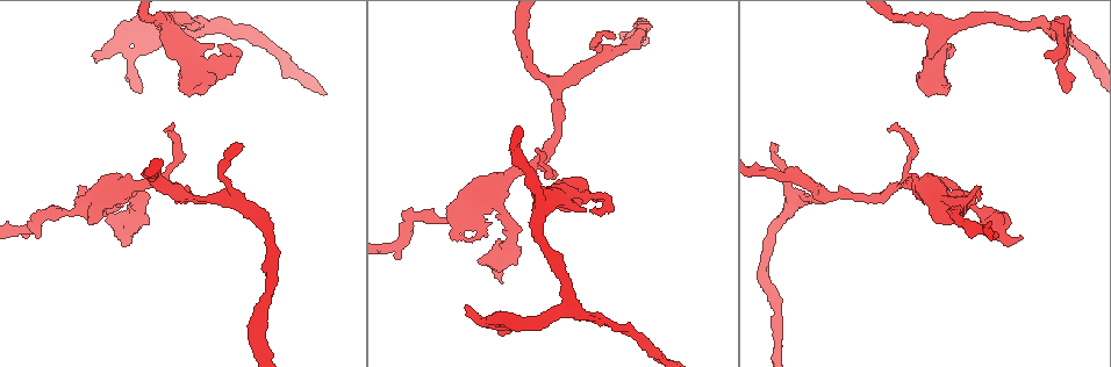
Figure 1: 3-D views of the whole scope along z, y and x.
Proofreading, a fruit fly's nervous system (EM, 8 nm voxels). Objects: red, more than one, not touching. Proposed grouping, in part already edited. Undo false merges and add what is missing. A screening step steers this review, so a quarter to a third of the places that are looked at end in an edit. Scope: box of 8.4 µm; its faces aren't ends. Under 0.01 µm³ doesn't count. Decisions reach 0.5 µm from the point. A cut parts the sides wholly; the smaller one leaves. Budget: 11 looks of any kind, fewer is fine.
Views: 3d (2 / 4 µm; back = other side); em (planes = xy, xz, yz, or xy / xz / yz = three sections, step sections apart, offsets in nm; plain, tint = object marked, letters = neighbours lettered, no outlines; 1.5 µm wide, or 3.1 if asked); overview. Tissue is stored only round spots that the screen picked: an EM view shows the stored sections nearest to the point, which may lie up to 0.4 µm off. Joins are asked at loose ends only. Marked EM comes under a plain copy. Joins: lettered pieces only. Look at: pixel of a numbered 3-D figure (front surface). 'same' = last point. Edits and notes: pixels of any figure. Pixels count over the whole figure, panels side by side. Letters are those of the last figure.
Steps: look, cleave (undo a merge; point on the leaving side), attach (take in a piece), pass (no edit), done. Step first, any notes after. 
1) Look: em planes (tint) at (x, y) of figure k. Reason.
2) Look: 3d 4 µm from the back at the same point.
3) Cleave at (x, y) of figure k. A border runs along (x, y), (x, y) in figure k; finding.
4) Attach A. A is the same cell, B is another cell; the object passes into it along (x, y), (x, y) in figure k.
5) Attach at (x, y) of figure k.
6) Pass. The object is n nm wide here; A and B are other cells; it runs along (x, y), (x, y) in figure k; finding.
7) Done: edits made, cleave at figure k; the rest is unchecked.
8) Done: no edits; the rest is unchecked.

Look: 3d 4 µm from the back at (1046, 23) of figure 1. Three arms meet.

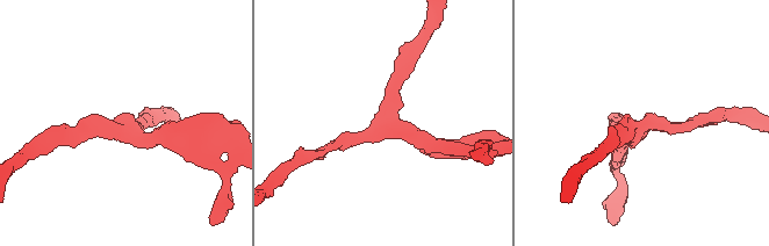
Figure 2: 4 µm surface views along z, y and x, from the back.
Look: em planes (tint) at (124, 128) of figure 2. 3 arms meet here; the arms are 170, 190, 280 nm wide; now the EM.

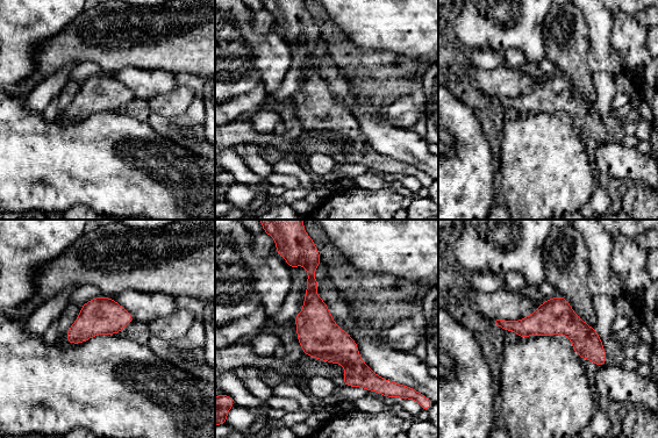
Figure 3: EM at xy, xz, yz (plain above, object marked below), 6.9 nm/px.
Look: em planes (letters) at the same point.

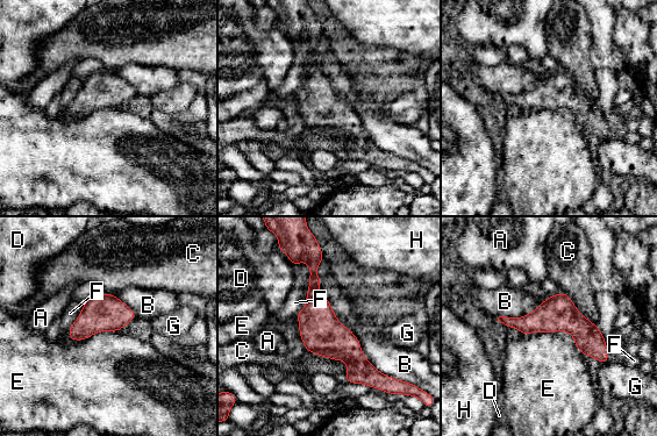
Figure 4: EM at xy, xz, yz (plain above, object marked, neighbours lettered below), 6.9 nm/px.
Pass. The longest contact is with B, 950 nm; A, B, C, D, E, F, G and H are other cells; all the same neuron.

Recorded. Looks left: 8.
Look: em xz step 8 (tint) at (1061, 65) of figure 1. Thin neck.

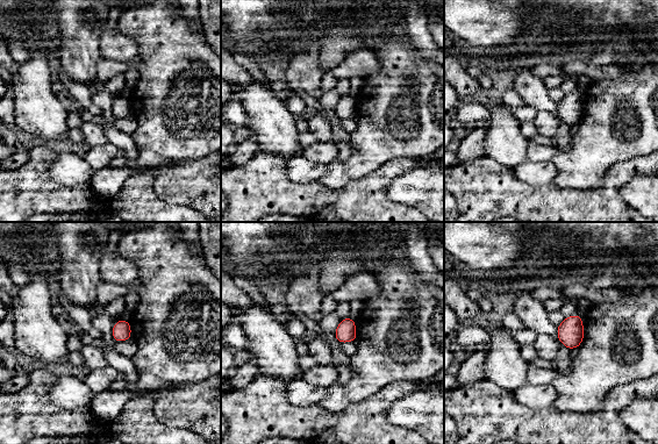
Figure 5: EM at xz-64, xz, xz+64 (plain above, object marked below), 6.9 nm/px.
Look: em planes (letters) at the same point.

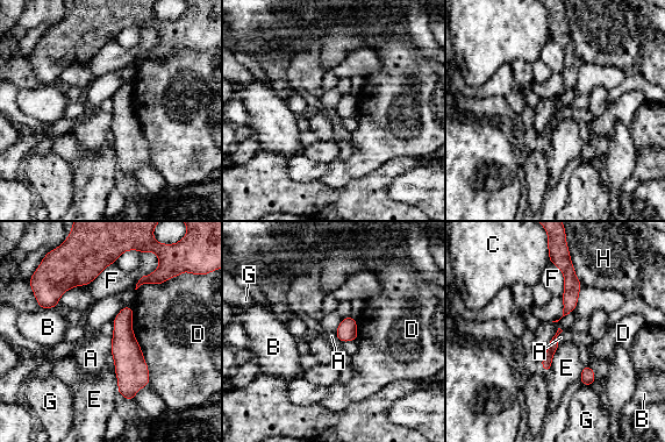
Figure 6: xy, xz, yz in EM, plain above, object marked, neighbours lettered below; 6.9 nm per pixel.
Pass. A, B, C, D, E, F, G and H are other cells; it runs along (126, 308), (124, 349), (131, 397) in figure 6; one neuron here.

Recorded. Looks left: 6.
Look: 3d 2 µm at (243, 146) of figure 1. An open end.

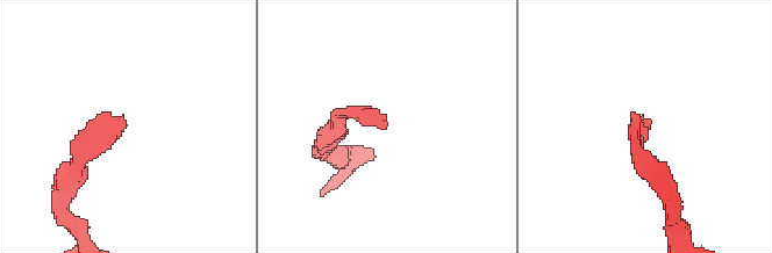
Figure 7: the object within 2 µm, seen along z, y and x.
Look: em yz step 4 (tint) at (126, 122) of figure 7.

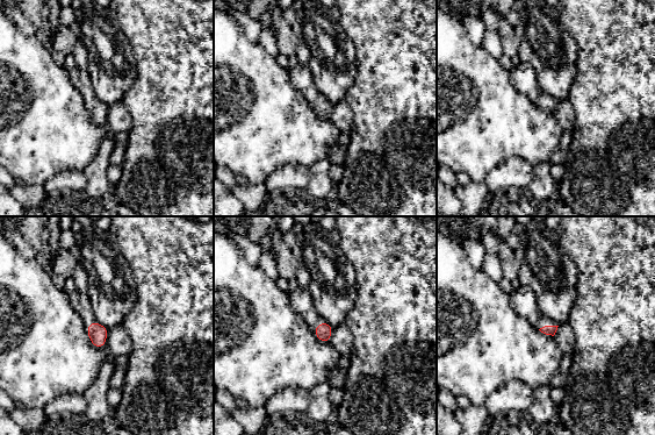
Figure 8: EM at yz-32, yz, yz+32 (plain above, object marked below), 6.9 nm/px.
Look: em planes (letters) at the same point.

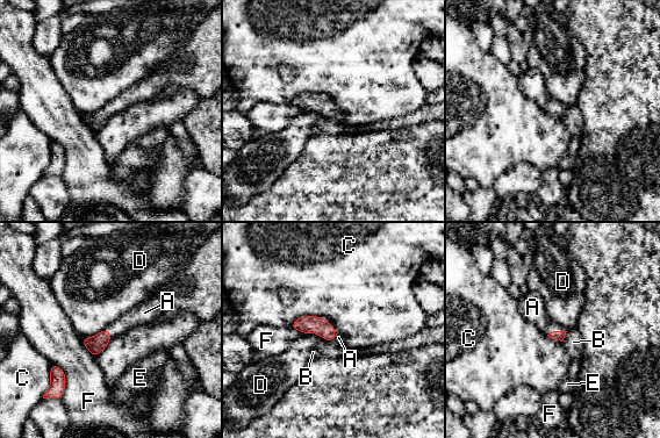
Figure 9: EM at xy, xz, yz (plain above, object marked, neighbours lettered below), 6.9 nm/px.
Attach at (532, 307) of figure 9. A is the same cell, B, C, D, E and F are other cells; the object passes into it along (556, 335), (557, 331), (532, 307) in figure 9; it goes on there.

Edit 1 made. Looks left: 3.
Look: em xz step 8 (tint) at (507, 221) of figure 1. A narrow waist.

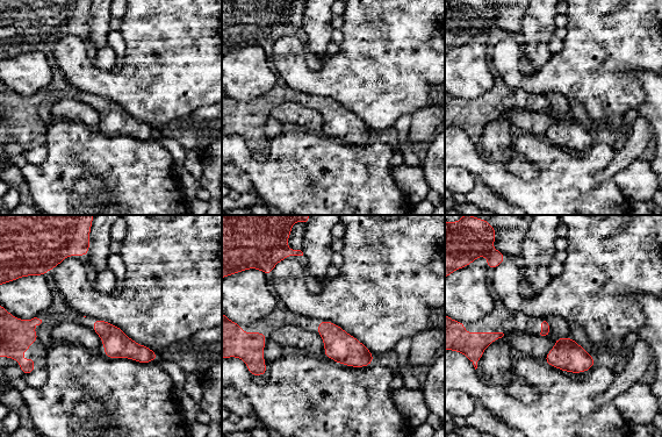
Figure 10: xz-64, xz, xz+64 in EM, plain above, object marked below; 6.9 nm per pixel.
Look: em planes (tint) at the same point.

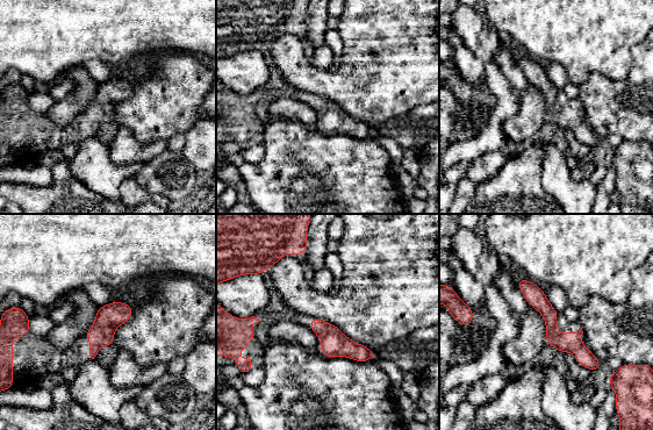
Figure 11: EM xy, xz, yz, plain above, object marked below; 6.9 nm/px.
Look: em planes (letters) at the same point.

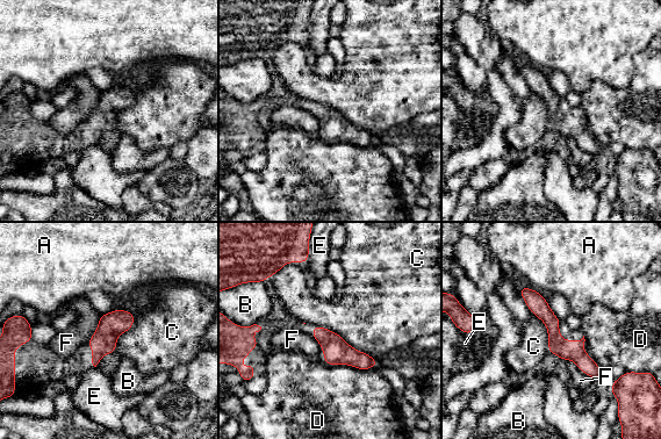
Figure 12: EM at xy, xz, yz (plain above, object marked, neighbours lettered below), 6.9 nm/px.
Pass. A, B, C, D, E and F are other cells; a border runs along (519, 286), (546, 329), (548, 352) in figure 12; one neuron here.

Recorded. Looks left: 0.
Done: edits made, attach at figure 9; the rest is unchecked.

